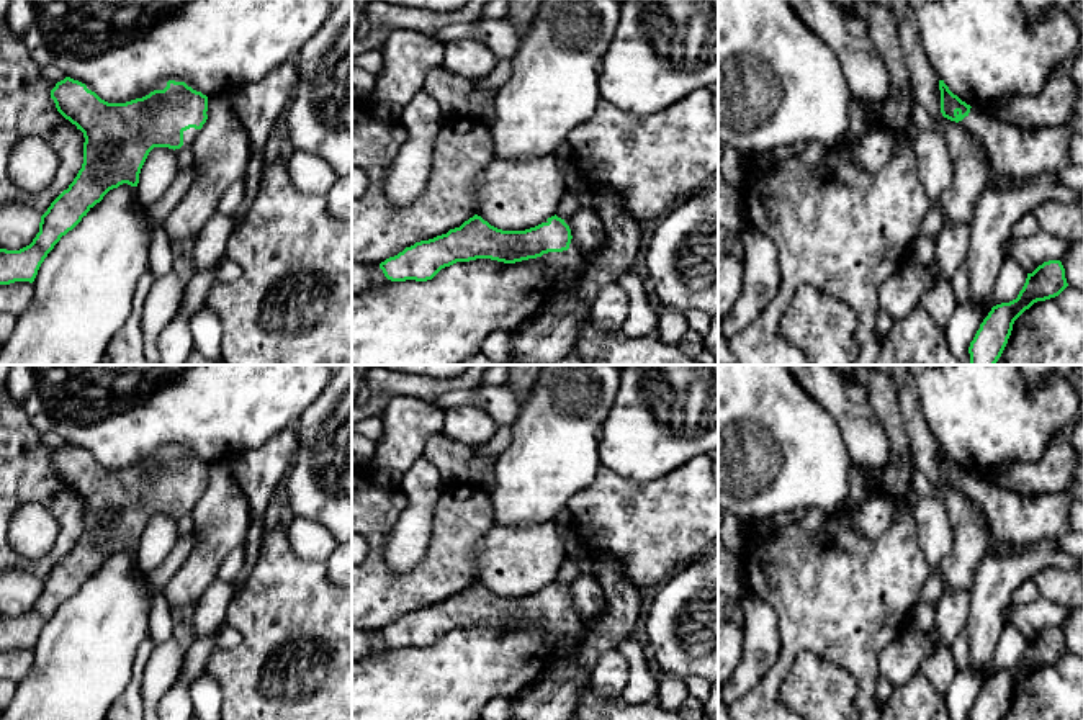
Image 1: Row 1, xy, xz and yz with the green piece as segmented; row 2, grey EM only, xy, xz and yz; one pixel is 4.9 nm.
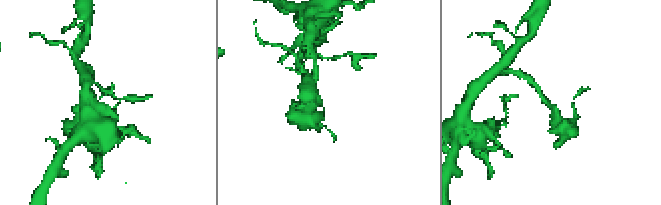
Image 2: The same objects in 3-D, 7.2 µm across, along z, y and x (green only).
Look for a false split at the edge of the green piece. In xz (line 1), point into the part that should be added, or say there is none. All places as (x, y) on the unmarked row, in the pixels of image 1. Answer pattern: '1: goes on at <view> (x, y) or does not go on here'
1: goes on at xz (563, 635)

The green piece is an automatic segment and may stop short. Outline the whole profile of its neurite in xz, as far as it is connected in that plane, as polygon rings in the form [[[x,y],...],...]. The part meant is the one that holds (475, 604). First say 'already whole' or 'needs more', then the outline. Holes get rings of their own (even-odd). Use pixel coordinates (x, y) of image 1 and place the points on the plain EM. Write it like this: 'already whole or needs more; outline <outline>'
needs more; outline [[[474,581],[460,594],[450,596],[447,601],[406,614],[398,622],[381,628],[380,635],[391,648],[427,648],[445,633],[476,625],[491,625],[504,630],[538,625],[553,651],[553,655],[548,658],[550,663],[559,656],[576,653],[584,637],[584,623],[577,610],[573,607],[569,587],[564,587],[556,581],[525,597],[502,597]]]

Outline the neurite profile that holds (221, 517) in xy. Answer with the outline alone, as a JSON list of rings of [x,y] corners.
[[[231,458],[208,463],[208,486],[191,515],[195,550],[162,589],[172,607],[196,602],[216,581],[224,556],[247,538],[250,509],[232,476]]]

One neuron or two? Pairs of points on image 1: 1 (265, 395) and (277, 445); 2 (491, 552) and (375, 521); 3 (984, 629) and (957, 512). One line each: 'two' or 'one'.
1: two
2: two
3: two

